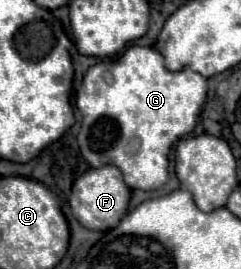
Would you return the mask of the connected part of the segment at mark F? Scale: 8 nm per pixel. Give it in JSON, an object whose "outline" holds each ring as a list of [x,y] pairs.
{"outline":[[[102,166],[102,168],[90,168],[82,176],[74,180],[72,196],[70,196],[70,208],[76,220],[90,228],[90,230],[110,230],[118,220],[126,214],[130,202],[130,188],[122,180],[122,172],[114,166]]]}

